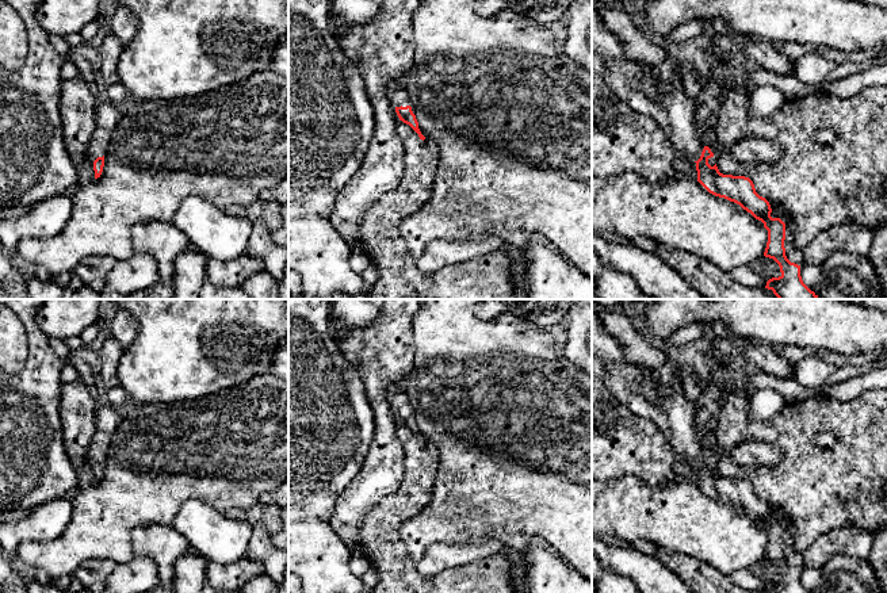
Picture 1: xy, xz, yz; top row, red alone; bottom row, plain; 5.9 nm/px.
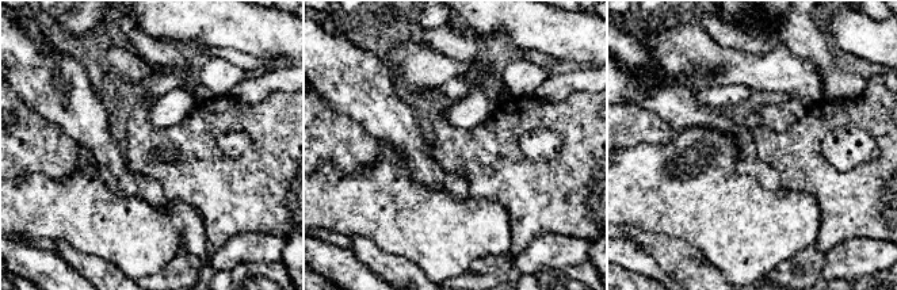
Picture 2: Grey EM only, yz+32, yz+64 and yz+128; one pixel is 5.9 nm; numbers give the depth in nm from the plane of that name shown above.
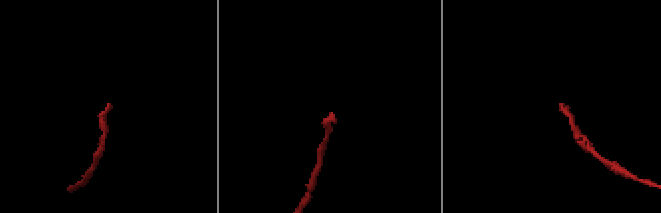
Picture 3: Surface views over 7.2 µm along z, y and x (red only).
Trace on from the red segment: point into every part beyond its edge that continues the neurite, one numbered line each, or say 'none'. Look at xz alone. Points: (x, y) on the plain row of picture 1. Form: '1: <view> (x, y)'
1: xz (397, 398)

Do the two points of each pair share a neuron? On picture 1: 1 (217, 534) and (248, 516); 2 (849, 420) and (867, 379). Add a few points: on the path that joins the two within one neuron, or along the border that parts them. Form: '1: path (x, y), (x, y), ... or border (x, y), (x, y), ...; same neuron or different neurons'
1: border (224, 513), (232, 519), (245, 520), (252, 525); different neurons
2: border (872, 387), (847, 401), (829, 397); different neurons

